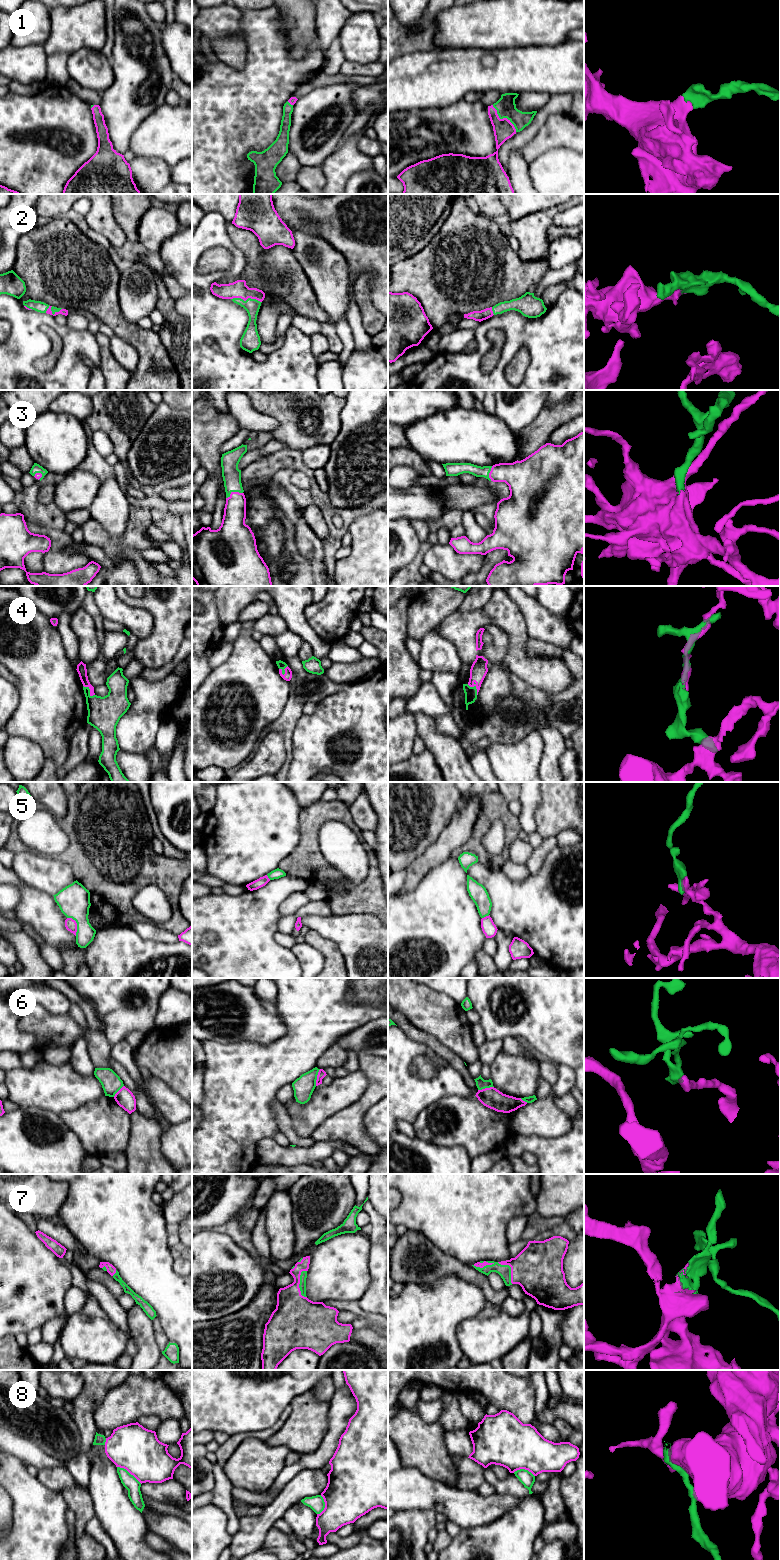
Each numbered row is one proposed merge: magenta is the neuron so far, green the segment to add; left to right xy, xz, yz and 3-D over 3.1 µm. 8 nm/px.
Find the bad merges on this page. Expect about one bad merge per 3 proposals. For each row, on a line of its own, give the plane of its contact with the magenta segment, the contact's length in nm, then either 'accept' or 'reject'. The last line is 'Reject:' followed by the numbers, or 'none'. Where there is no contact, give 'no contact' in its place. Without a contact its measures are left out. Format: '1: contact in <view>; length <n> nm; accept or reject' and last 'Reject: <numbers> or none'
1: contact in yz; length 300 nm; accept
2: contact in xz; length 260 nm; accept
3: contact in xz; length 140 nm; accept
4: contact in yz; length 120 nm; accept
5: contact in xy; length 170 nm; reject
6: contact in xz; length 140 nm; reject
7: contact in xz; length 220 nm; accept
8: contact in xy; length 240 nm; accept
Reject: 5, 6

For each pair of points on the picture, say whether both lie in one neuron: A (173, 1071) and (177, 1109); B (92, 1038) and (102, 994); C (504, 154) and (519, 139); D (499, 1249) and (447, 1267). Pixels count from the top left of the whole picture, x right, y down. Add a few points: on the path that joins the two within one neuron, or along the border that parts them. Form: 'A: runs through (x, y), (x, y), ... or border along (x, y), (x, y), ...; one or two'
A: border along (155, 1078), (164, 1081), (181, 1097); two
B: border along (103, 1033), (111, 1046); two
C: runs through (507, 150), (515, 142); one
D: border along (441, 1251), (471, 1265); two

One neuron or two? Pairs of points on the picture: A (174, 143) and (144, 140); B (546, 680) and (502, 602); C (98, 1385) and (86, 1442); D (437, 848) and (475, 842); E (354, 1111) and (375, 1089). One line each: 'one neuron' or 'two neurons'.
A: one neuron
B: one neuron
C: one neuron
D: two neurons
E: one neuron

